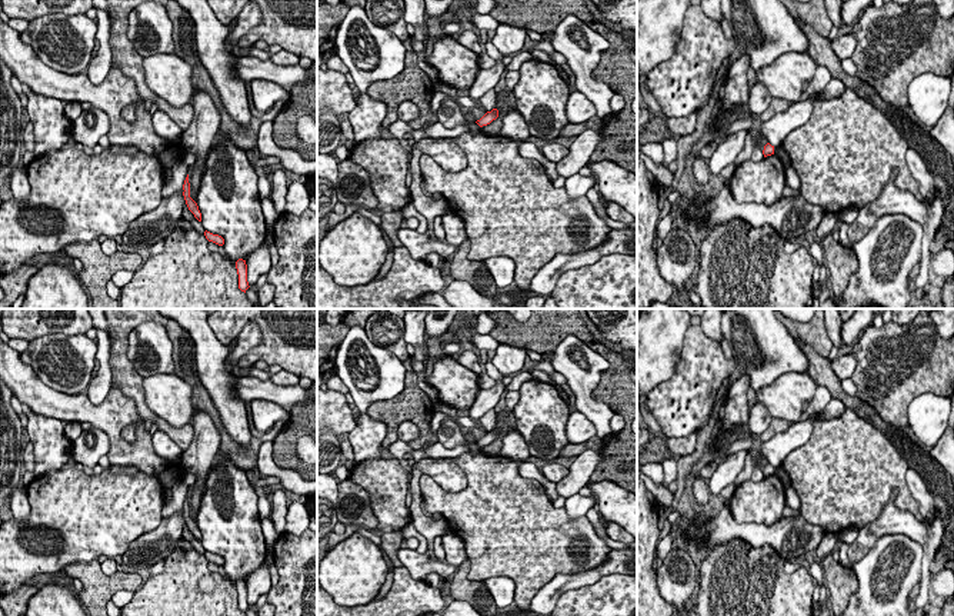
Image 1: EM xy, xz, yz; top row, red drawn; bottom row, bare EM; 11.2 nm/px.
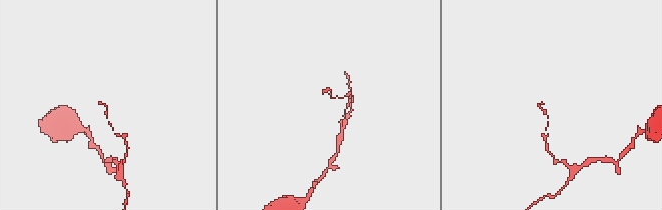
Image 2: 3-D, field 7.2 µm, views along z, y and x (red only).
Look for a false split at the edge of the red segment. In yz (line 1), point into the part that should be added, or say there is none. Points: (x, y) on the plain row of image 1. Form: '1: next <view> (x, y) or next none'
1: next none

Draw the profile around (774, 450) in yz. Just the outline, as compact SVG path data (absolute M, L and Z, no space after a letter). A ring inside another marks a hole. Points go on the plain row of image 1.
M804 420L790 426L785 432L777 433L767 442L761 443L761 447L757 450L765 460L774 467L783 465L785 457L794 449L805 444L813 433L813 422Z

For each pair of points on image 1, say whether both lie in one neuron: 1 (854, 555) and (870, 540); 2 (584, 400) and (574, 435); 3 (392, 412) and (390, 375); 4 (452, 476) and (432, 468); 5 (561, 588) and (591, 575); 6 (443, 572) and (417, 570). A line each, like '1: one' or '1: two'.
1: one
2: two
3: two
4: one
5: one
6: one

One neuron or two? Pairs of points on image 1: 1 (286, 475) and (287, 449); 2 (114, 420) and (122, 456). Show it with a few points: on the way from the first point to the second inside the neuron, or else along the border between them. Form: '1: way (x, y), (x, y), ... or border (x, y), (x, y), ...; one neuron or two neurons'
1: border (272, 442), (272, 459), (302, 478); two neurons
2: way (114, 429), (119, 448); one neuron

